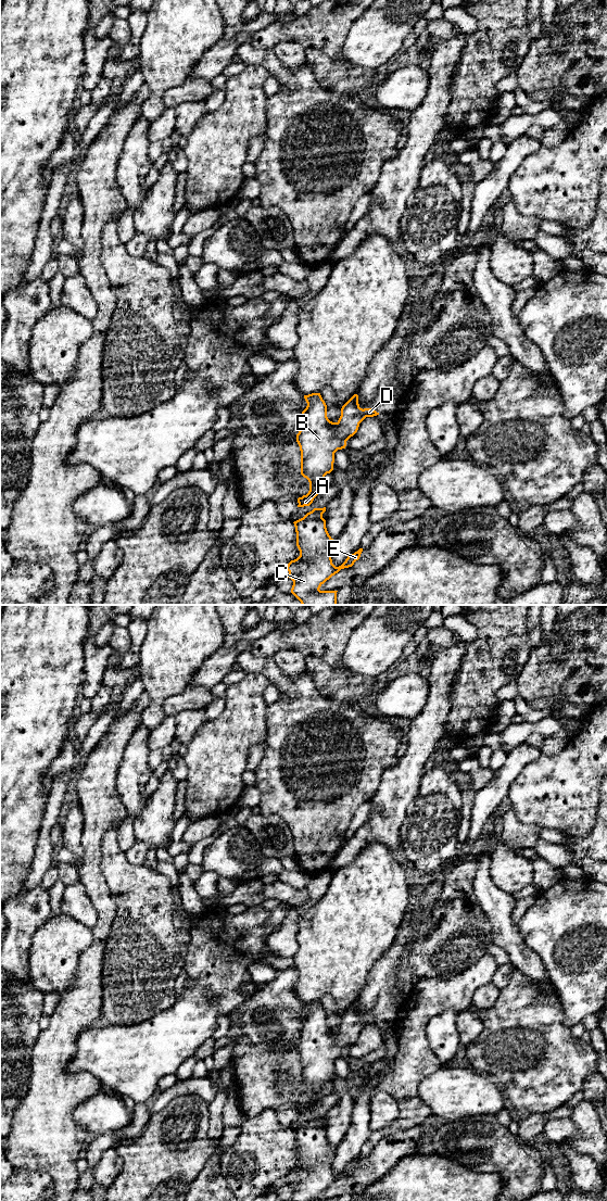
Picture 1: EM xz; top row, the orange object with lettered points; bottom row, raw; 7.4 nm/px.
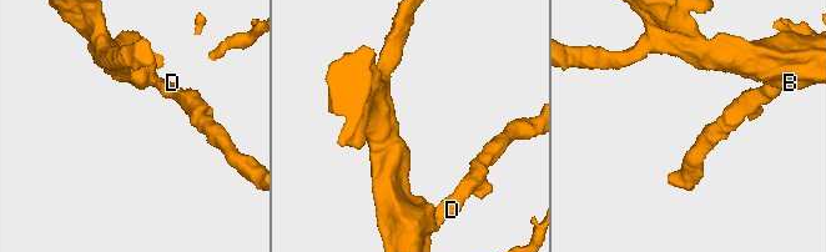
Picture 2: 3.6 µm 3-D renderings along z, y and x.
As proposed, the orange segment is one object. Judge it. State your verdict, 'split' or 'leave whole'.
leave whole

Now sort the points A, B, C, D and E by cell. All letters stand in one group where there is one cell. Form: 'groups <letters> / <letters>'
groups A B C D E

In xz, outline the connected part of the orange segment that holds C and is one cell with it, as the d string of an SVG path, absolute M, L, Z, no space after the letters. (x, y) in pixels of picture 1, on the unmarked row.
M326 1115L314 1116L303 1126L293 1130L300 1164L296 1167L291 1168L286 1175L289 1179L288 1186L293 1189L291 1201L337 1201L338 1199L320 1199L319 1197L327 1188L338 1181L341 1177L352 1175L361 1165L363 1156L359 1156L354 1162L349 1163L341 1174L336 1175L332 1172L331 1162L336 1148L333 1148L327 1139L326 1128L323 1126L323 1122L325 1120Z

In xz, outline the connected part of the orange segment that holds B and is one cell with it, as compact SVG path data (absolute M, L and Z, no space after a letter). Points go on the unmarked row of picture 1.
M320 1001L304 1003L307 1011L302 1020L300 1039L296 1042L296 1050L301 1059L301 1083L309 1090L309 1099L306 1103L298 1107L298 1115L309 1114L314 1107L321 1100L320 1092L325 1090L325 1084L333 1078L334 1061L345 1057L346 1049L353 1045L359 1032L366 1025L379 1023L372 1016L361 1016L358 1003L354 1002L341 1016L341 1024L337 1031L332 1031L327 1025L327 1013Z

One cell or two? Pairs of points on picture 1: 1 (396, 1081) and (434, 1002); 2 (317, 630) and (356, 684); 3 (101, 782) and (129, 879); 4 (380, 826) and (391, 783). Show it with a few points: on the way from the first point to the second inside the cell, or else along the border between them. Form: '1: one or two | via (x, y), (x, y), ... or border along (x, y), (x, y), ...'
1: one | via (413, 1061), (413, 1024), (415, 1022)
2: one | via (321, 645), (324, 658), (341, 675)
3: two | border along (116, 827), (104, 834), (101, 850)
4: one | via (391, 816), (391, 794)

